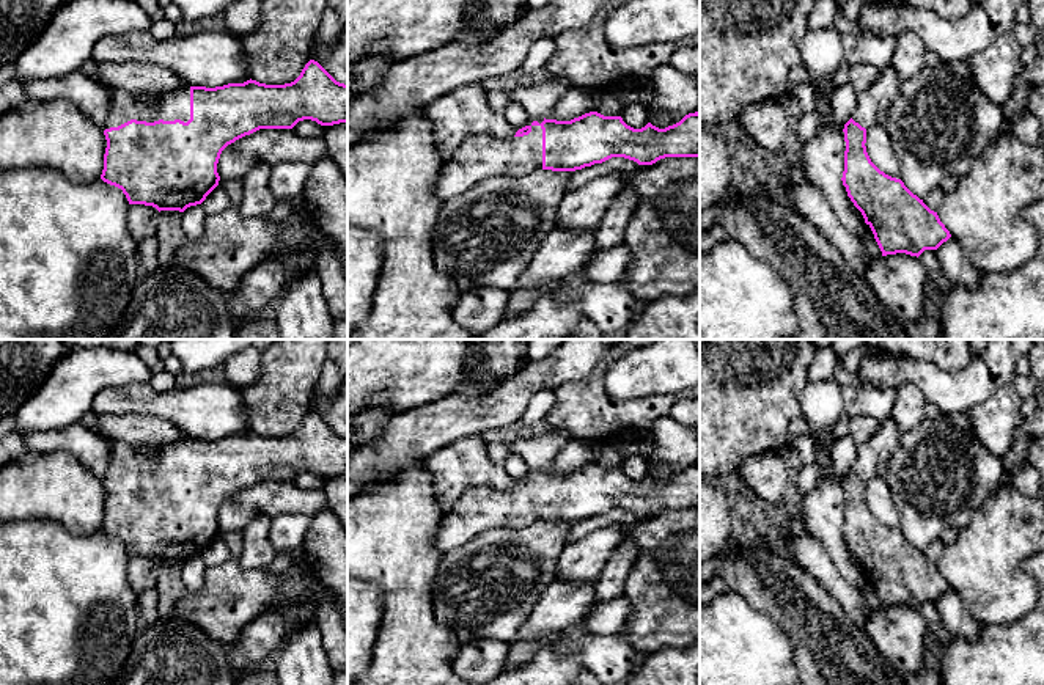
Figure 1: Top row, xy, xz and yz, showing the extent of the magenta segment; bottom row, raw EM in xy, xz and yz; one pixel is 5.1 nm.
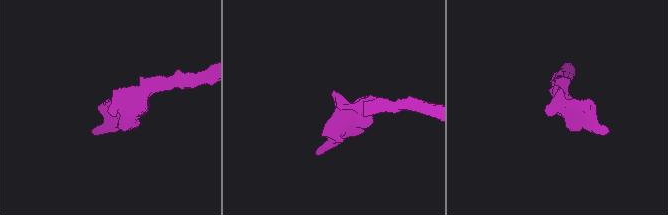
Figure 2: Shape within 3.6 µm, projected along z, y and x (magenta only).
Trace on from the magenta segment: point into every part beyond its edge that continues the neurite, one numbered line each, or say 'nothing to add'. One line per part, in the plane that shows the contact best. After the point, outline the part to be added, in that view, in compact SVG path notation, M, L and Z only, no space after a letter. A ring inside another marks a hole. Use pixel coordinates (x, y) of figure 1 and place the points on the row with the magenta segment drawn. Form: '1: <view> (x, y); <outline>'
1: xy (124, 106); M182 85L175 91L159 94L154 107L145 107L138 94L107 88L110 110L102 129L118 127L130 119L154 123L159 119L187 123L190 119L190 86Z

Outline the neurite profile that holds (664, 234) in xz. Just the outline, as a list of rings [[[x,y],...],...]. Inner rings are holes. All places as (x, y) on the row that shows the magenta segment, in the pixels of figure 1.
[[[665,157],[654,165],[640,165],[626,173],[626,182],[638,193],[638,209],[624,233],[624,245],[630,250],[629,269],[619,283],[641,302],[660,297],[686,297],[700,291],[700,157]]]

